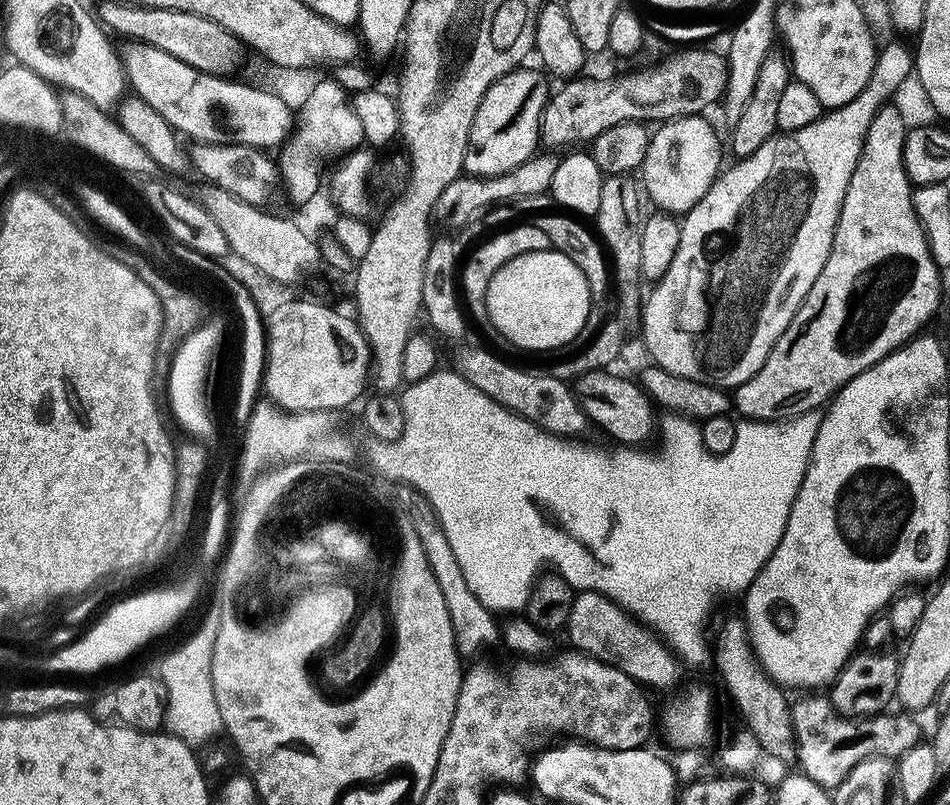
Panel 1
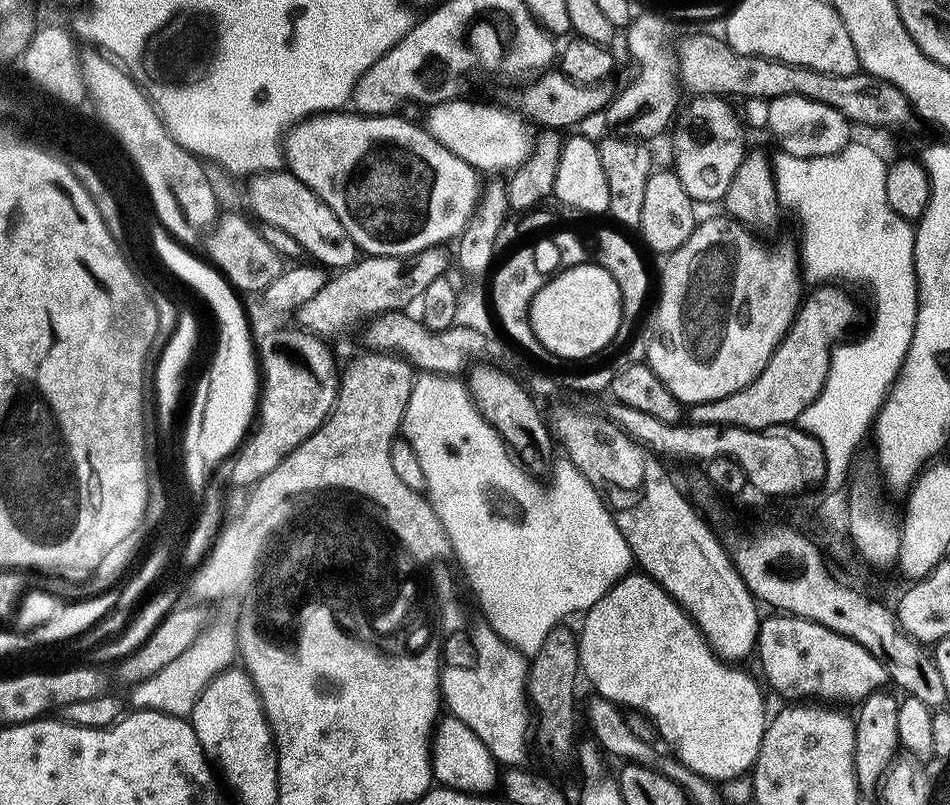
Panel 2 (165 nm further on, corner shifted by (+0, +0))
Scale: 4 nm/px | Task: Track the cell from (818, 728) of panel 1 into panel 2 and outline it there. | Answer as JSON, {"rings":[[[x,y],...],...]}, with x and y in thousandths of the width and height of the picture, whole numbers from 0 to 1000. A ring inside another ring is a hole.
{"rings":[[[813,765],[801,771],[797,811],[806,850],[808,845],[807,853],[827,867],[826,871],[881,867],[884,872],[897,872],[901,877],[938,848],[935,832],[925,816],[916,812],[897,794],[840,765]]]}

